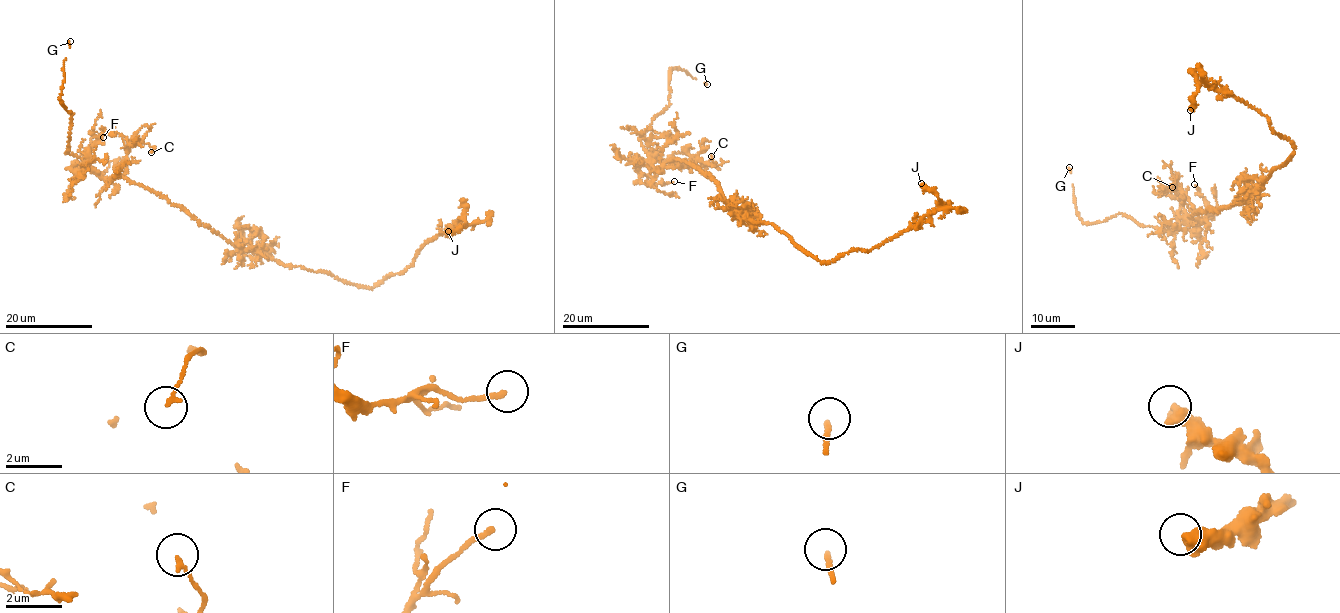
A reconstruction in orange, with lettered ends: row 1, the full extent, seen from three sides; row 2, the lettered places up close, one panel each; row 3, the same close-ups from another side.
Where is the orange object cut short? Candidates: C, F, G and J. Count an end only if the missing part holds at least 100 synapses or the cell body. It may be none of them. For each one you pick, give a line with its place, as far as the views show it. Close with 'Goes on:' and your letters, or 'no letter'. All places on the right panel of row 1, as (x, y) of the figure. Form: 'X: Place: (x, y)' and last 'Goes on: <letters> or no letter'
G: Place: (1069, 167)
Goes on: G

